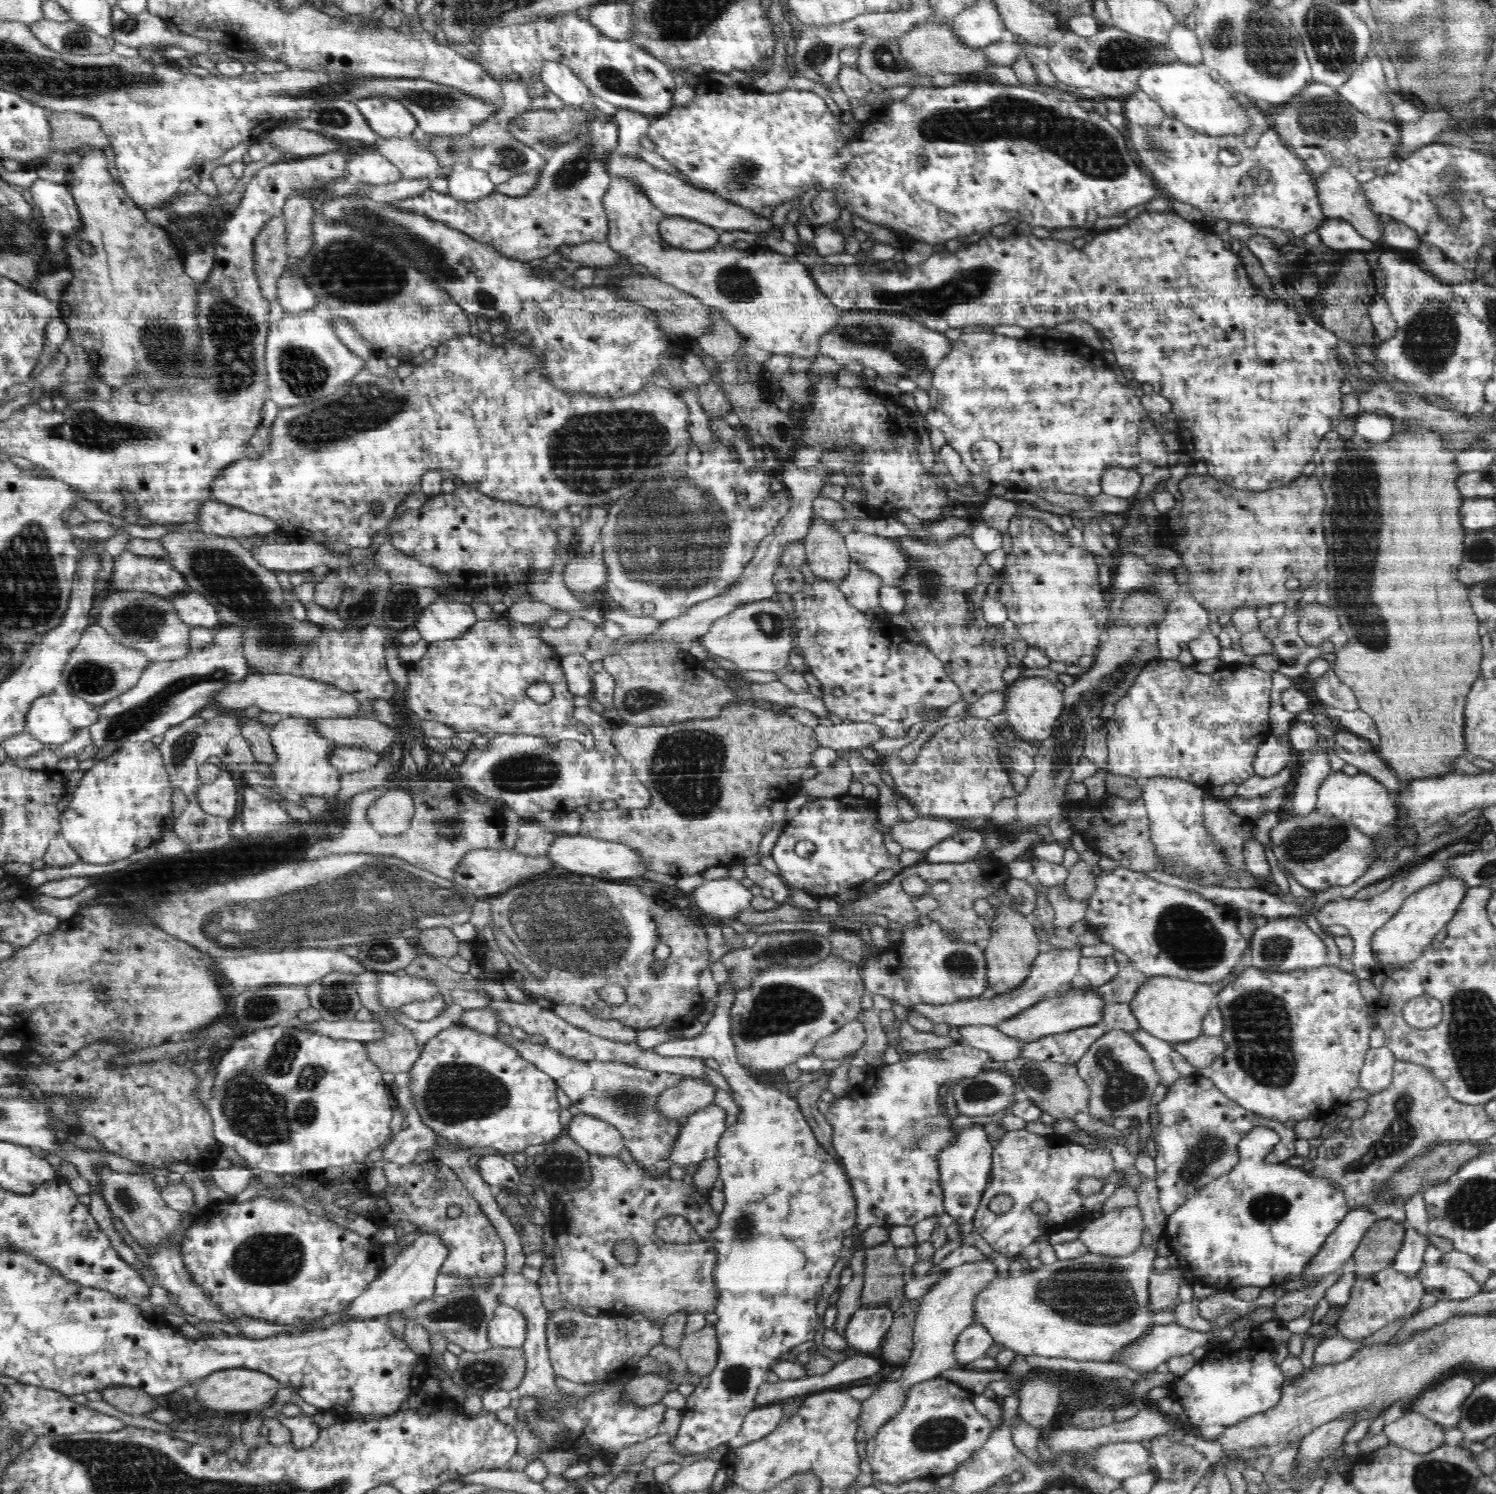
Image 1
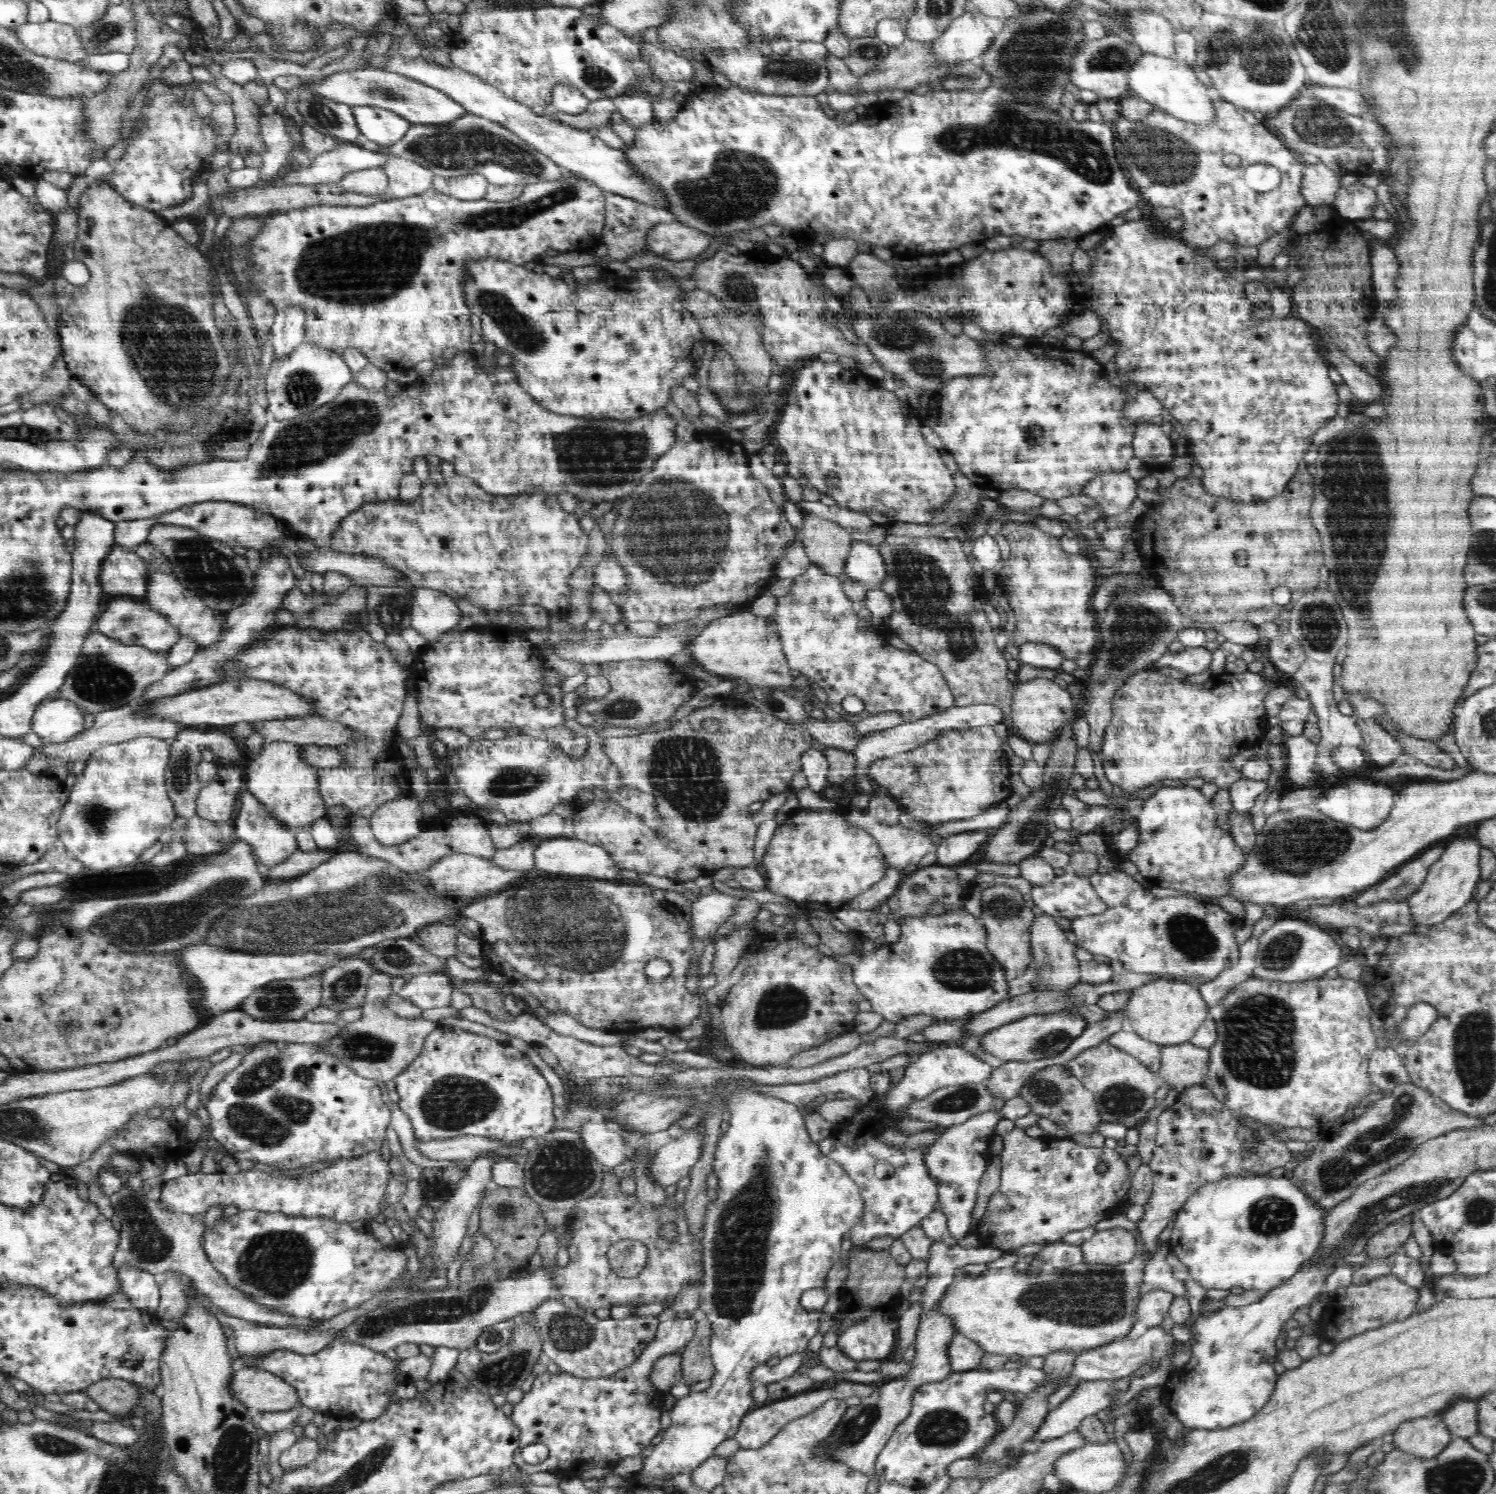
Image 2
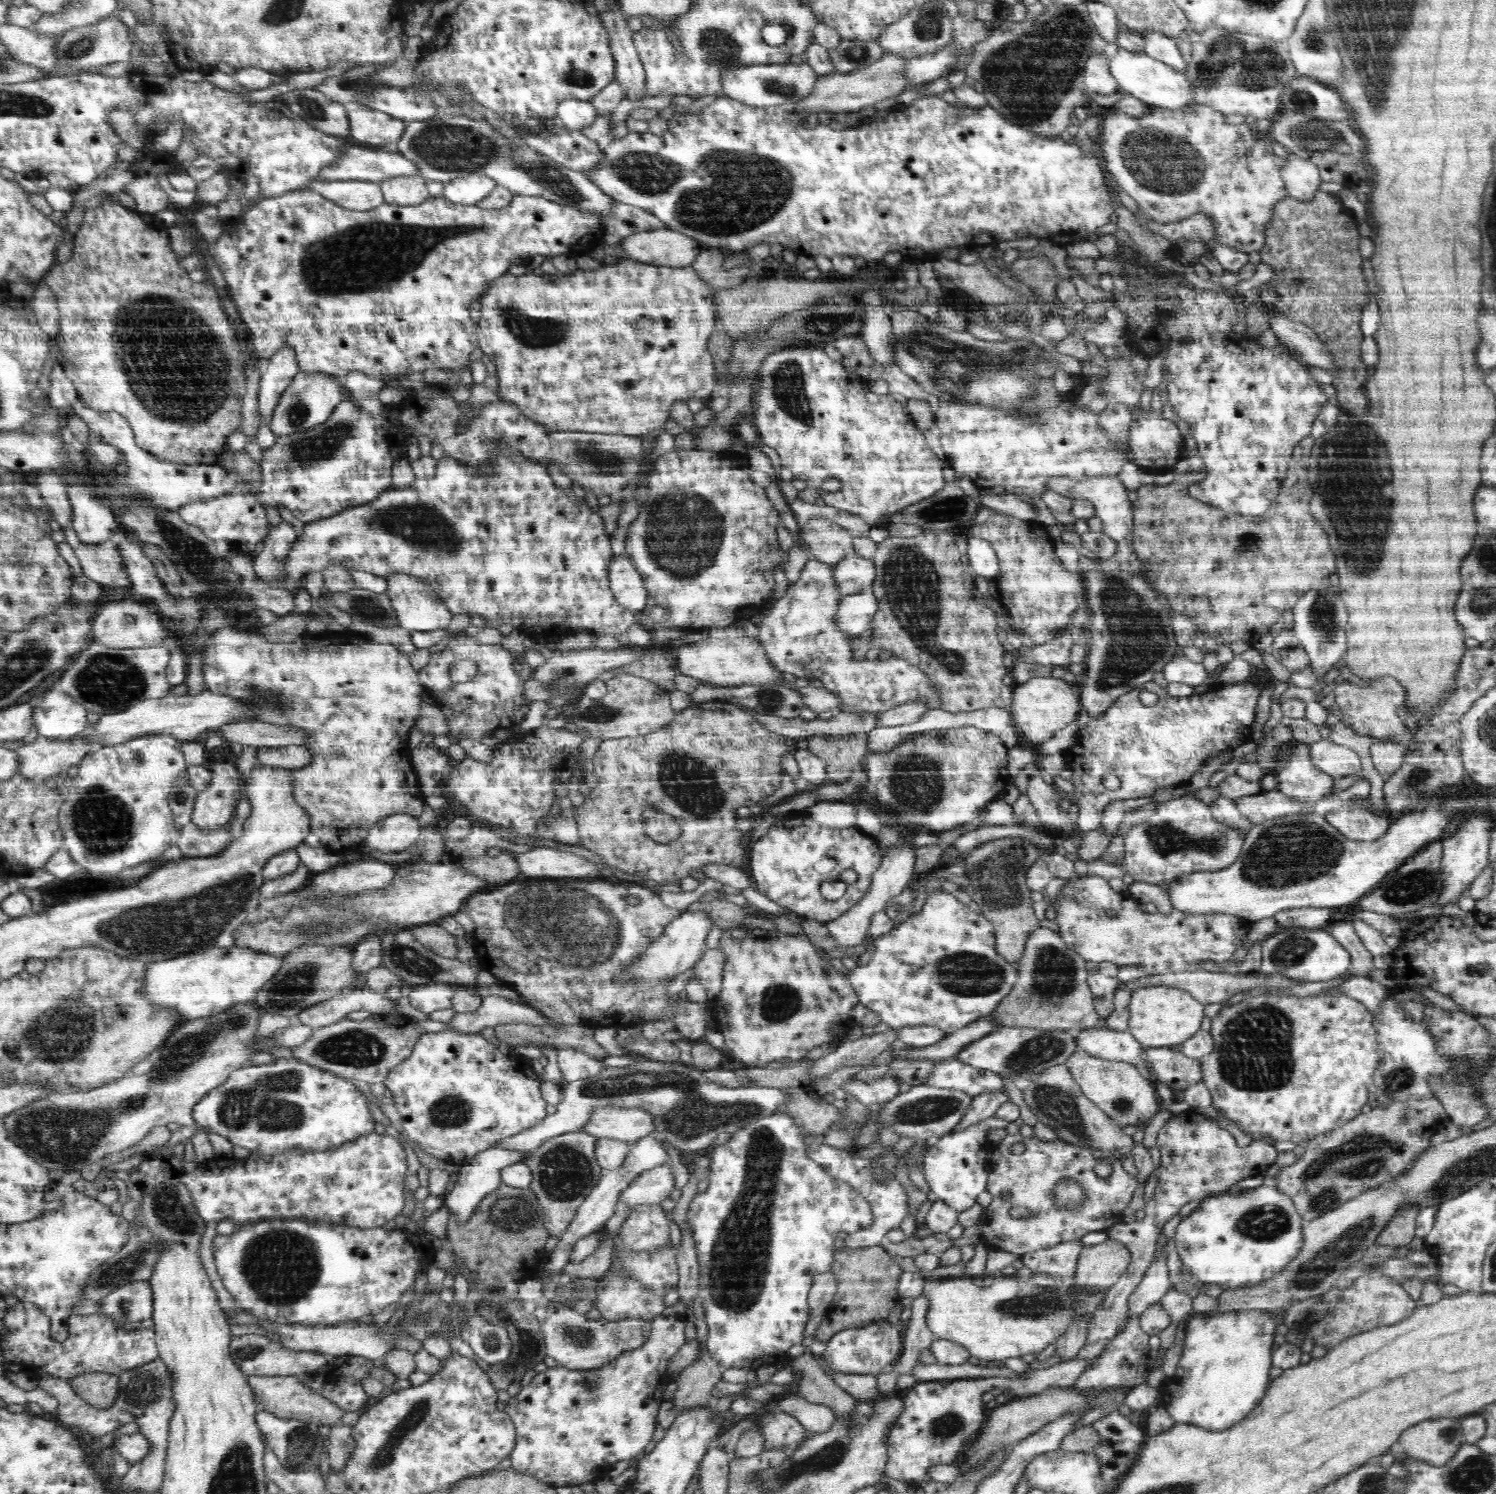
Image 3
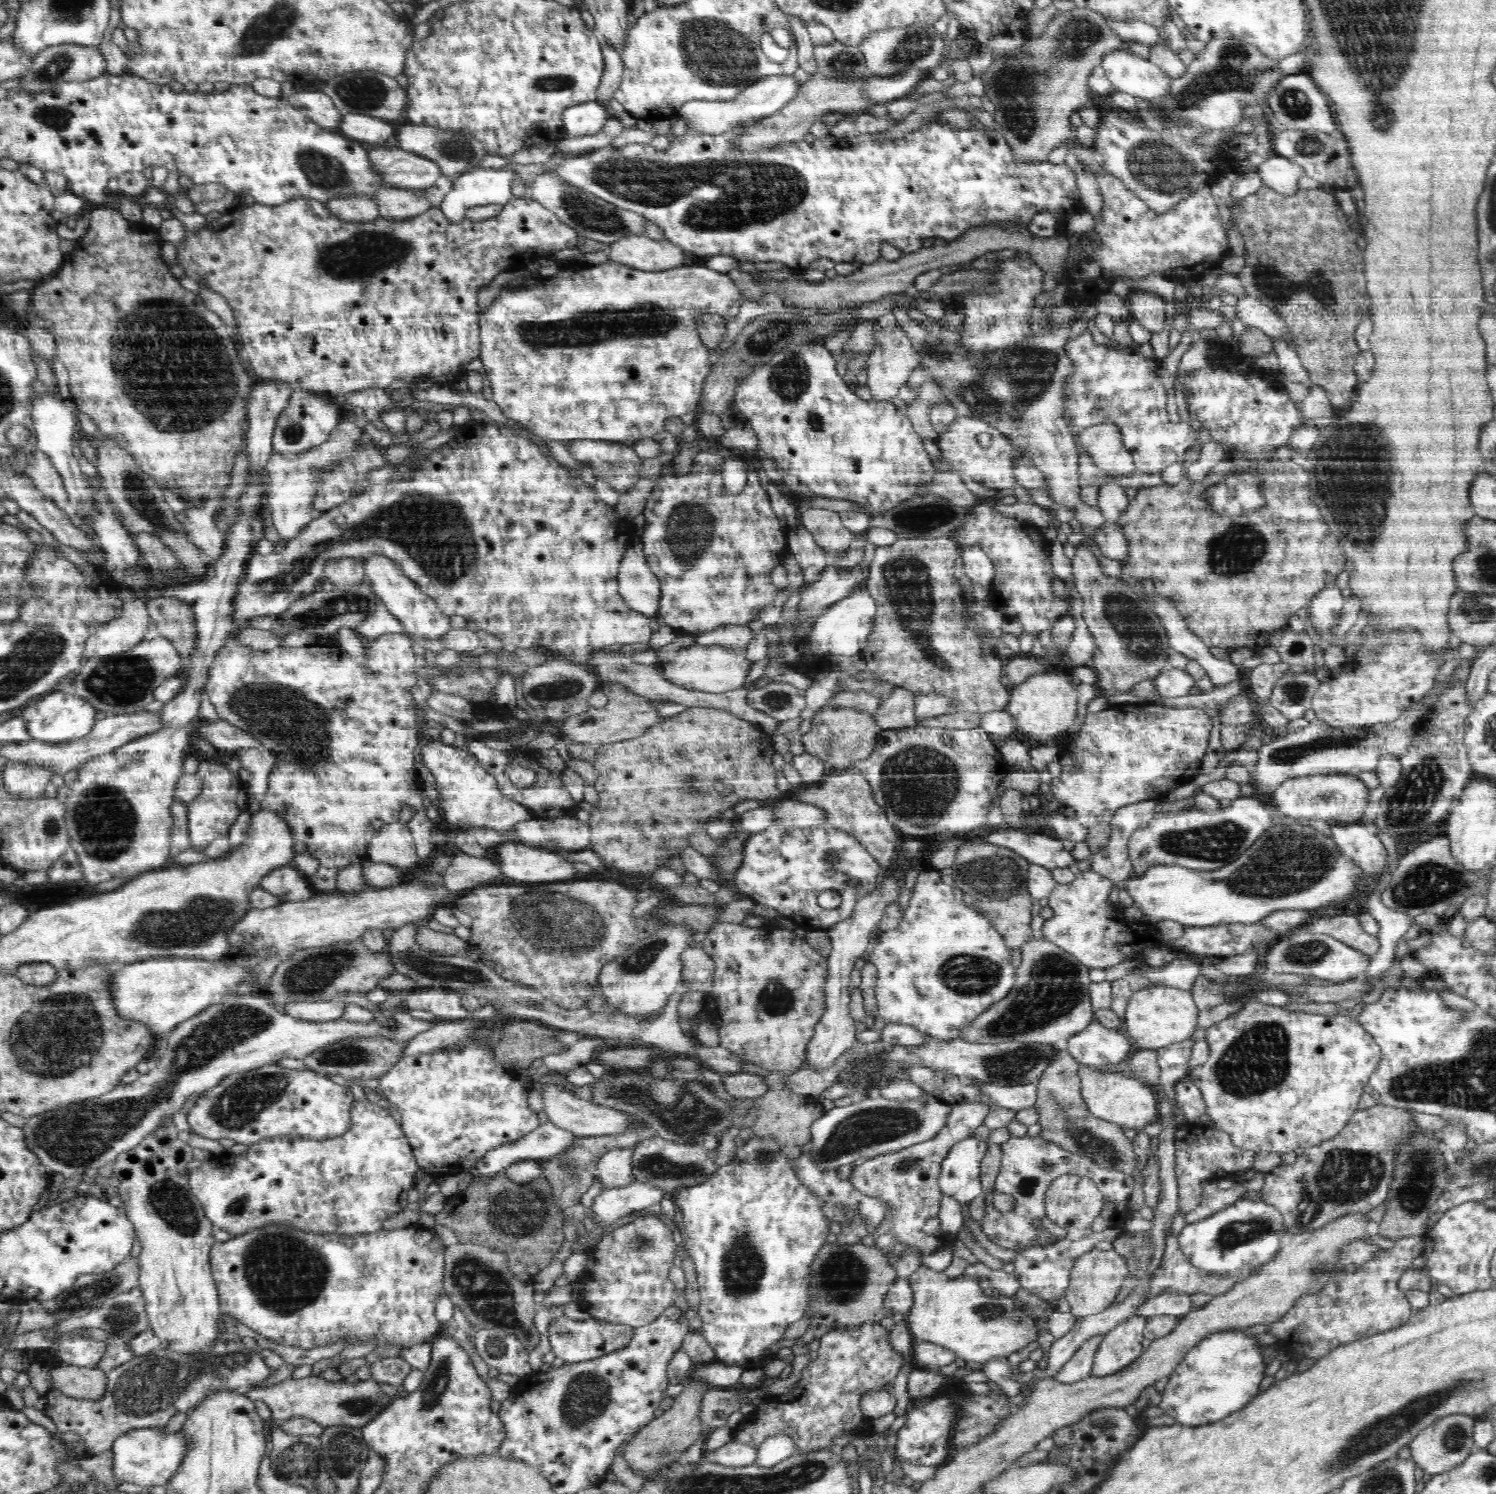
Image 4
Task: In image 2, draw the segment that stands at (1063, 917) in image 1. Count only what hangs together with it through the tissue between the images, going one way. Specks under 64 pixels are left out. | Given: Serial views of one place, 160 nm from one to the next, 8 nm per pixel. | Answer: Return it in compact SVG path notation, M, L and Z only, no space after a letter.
M1065 869L1064 874L1054 877L1054 880L1048 884L1033 885L1027 899L1031 899L1034 906L1041 908L1045 914L1054 917L1064 916L1068 919L1097 915L1107 910L1107 904L1102 902L1090 885L1089 877L1080 877L1070 869Z

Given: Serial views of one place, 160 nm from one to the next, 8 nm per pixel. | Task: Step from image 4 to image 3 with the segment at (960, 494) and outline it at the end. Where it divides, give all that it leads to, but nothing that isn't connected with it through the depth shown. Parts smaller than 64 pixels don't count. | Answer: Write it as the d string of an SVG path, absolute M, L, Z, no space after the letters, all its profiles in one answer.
M990 490L980 491L980 506L988 506L992 513L1001 513L1024 521L1033 521L1039 517L1039 510L1032 504L1020 500L1018 494L998 495Z

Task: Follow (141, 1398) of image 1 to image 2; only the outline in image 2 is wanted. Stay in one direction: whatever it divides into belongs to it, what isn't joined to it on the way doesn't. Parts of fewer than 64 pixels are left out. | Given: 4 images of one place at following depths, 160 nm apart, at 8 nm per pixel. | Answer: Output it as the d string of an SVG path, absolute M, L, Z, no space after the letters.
M107 1378L90 1384L85 1388L85 1393L94 1402L99 1404L99 1408L113 1415L128 1416L132 1414L132 1408L136 1406L139 1399L139 1390L132 1382L124 1379Z

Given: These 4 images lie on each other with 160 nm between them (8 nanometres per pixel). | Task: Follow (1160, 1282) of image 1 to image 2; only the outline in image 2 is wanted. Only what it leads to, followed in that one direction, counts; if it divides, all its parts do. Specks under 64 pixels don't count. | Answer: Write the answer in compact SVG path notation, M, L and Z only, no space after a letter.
M1150 1290L1136 1304L1140 1322L1147 1328L1160 1326L1162 1320L1169 1316L1169 1308L1175 1295L1165 1290Z

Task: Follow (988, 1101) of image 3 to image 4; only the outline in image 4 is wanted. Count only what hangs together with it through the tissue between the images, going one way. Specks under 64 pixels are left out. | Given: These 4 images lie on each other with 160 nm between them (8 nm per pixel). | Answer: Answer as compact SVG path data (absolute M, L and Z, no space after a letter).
M973 1102L954 1105L948 1114L946 1126L931 1140L913 1144L896 1152L880 1154L855 1164L849 1177L852 1186L862 1194L879 1198L887 1204L889 1211L886 1218L872 1234L874 1247L886 1257L888 1254L895 1254L900 1261L908 1248L916 1248L923 1257L952 1244L955 1235L946 1233L940 1227L938 1219L943 1195L938 1185L942 1160L946 1158L946 1154L954 1144L973 1136L974 1131L984 1124L991 1110L991 1106L987 1104Z

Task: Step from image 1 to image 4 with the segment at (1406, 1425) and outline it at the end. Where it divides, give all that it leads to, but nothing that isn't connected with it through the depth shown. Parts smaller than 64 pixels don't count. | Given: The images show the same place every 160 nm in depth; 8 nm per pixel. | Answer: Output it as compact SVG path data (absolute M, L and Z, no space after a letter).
M1448 1415L1438 1419L1428 1428L1424 1428L1409 1444L1411 1458L1416 1462L1418 1469L1424 1471L1427 1476L1432 1476L1443 1474L1462 1464L1475 1447L1474 1439L1472 1438L1474 1424L1474 1417Z

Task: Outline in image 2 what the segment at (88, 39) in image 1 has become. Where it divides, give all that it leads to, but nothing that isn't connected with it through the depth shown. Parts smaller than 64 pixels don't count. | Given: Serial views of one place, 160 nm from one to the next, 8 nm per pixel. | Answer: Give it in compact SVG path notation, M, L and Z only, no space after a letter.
M48 20L44 23L26 22L13 30L26 50L34 55L74 63L90 56L80 43L78 28L72 25Z

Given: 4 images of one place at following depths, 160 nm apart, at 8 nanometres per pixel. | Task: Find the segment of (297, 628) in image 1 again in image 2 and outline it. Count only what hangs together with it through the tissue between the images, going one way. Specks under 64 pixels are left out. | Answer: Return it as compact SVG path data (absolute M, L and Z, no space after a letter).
M158 523L156 526L152 526L147 543L151 543L154 547L160 549L160 552L166 556L171 563L172 575L182 583L186 590L194 592L196 596L203 599L206 596L212 596L212 598L218 598L218 600L219 598L227 600L228 610L222 611L225 614L233 608L242 606L247 601L247 596L251 593L254 582L256 582L256 570L250 569L252 563L245 555L237 555L228 544L208 538L192 528Z

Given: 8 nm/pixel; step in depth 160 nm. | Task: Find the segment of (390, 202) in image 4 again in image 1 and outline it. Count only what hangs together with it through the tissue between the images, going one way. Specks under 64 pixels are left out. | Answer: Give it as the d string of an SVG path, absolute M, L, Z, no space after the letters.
M414 130L404 138L392 136L392 138L378 139L375 146L380 154L396 166L402 179L437 176L440 165L432 152L419 142L420 139L425 139L423 136L423 132Z

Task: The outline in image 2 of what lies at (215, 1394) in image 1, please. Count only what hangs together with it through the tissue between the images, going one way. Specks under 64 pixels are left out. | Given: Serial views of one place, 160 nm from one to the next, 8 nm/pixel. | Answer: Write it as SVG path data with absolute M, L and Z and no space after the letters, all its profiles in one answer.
M260 1367L234 1371L228 1389L234 1399L238 1399L249 1409L282 1412L302 1405L292 1385Z

